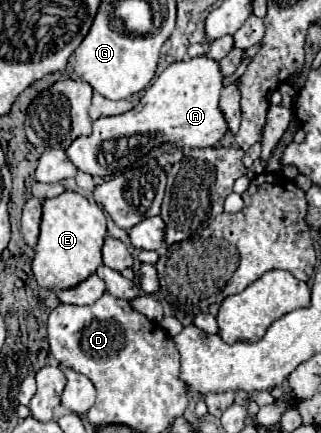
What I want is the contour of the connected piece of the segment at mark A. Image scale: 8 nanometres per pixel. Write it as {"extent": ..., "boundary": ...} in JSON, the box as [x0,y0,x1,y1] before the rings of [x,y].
{"extent":[65,55,227,177],"boundary":[[[207,55],[171,63],[155,83],[147,87],[139,105],[129,113],[93,121],[93,133],[89,137],[77,137],[65,153],[79,171],[93,177],[107,177],[125,169],[165,141],[171,141],[177,147],[217,145],[227,133],[227,121],[219,109],[223,79],[219,61],[209,59]]]}

